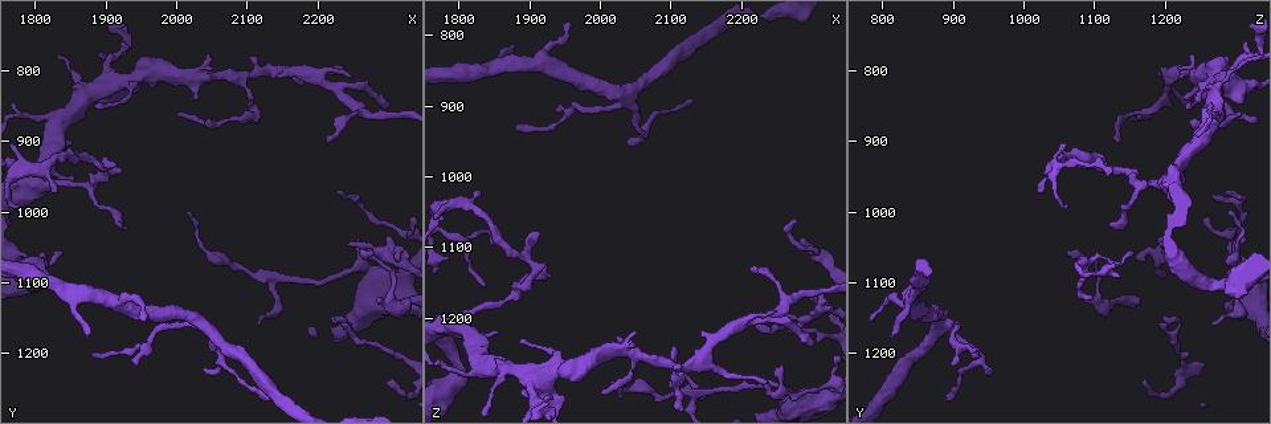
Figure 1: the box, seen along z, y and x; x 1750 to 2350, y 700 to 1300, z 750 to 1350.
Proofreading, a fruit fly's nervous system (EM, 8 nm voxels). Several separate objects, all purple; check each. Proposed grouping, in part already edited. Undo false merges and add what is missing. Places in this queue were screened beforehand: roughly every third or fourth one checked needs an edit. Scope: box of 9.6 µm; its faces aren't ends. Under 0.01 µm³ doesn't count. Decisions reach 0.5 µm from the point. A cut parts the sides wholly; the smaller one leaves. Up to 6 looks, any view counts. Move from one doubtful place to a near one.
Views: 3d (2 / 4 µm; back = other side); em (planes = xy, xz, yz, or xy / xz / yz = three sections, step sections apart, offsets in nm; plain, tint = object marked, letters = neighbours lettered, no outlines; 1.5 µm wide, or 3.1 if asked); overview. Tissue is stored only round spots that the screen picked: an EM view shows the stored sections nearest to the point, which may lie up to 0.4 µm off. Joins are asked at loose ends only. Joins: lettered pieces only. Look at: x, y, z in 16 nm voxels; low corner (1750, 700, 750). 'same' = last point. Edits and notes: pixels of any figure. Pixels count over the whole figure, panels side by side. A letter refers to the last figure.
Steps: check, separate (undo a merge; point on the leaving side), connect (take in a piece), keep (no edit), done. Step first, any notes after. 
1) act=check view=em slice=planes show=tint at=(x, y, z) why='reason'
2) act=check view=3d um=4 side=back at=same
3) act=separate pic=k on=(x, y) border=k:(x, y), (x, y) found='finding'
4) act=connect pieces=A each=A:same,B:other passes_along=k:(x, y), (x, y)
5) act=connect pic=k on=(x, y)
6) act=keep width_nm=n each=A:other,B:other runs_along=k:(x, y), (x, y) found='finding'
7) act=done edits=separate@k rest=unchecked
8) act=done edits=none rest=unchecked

act=check view=3d um=4 at=(2215, 890, 1125) why='tapers out'

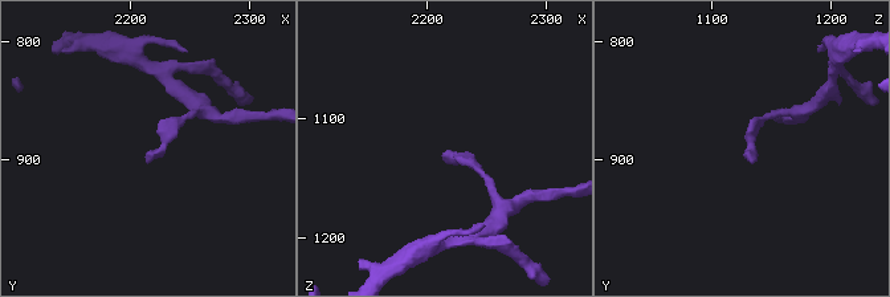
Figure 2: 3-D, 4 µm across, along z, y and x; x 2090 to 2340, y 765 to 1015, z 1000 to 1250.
act=check view=em slice=planes show=letters at=(2214, 896, 1130)

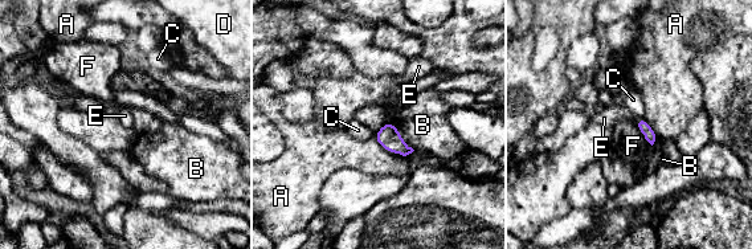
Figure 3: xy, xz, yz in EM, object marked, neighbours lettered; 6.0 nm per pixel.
act=keep each=A:other,B:other,C:other,D:other,E:other,F:other border=3:(634, 119), (636, 127), (652, 145) found='none of them fits'

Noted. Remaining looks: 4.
act=check view=em slice=xz step=4 show=letters at=(2110, 785, 1270) why='free end'

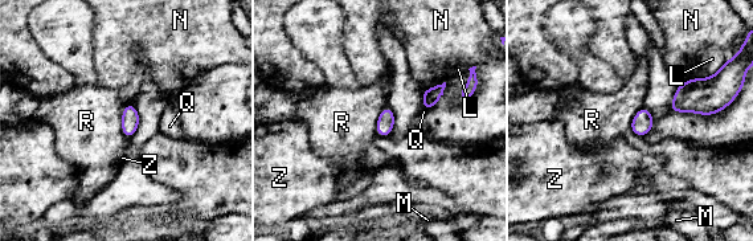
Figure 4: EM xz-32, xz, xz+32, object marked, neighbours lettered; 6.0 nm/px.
act=keep each=L:other,M:other,N:other,Q:other,R:other,Z:other found='no lettered piece goes on from it'

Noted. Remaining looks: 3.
act=check view=em slice=planes show=letters at=(1950, 820, 1310) why='free end'

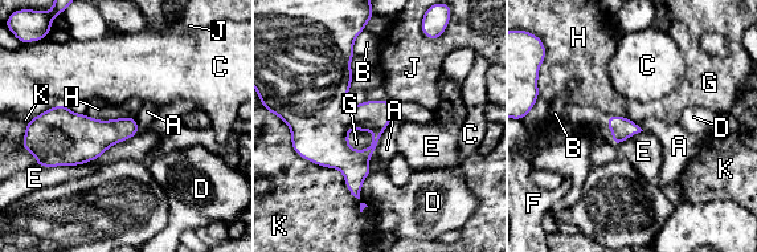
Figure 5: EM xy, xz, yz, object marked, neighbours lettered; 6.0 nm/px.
act=keep width_nm=140 longest_contact=E:550nm each=A:other,B:other,C:other,D:other,E:other,F:other,G:other,H:other,J:other,K:other found='none of them fits'

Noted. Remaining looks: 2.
act=done edits=none rest=unchecked

